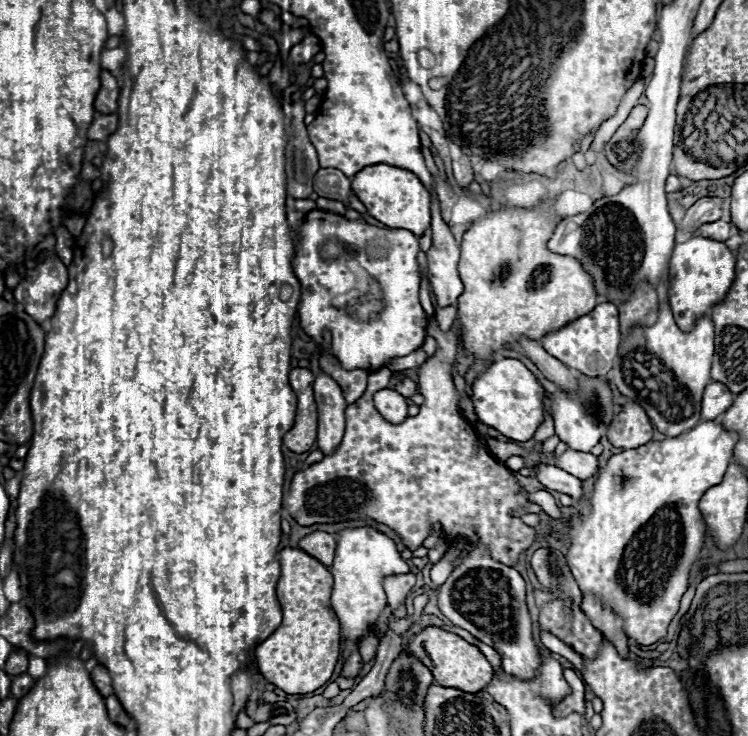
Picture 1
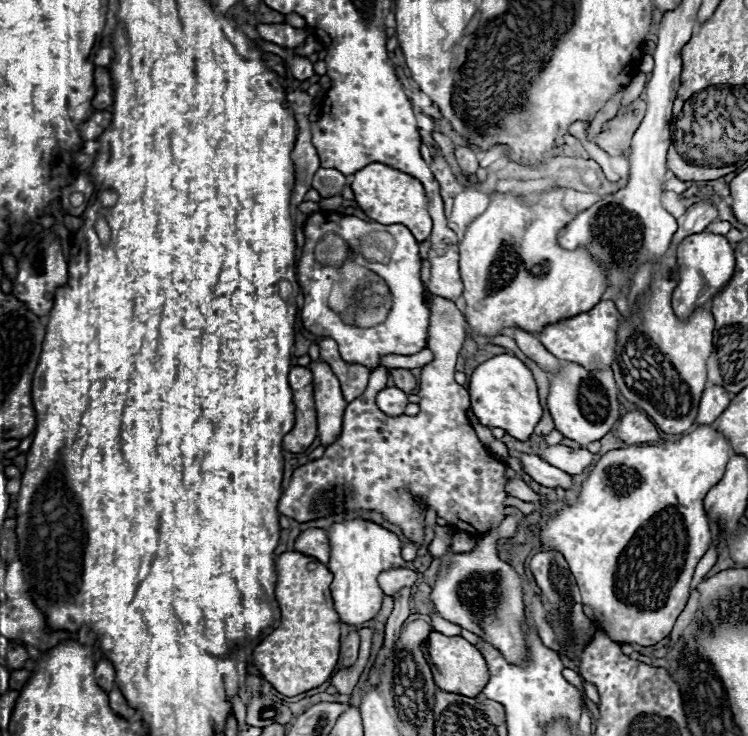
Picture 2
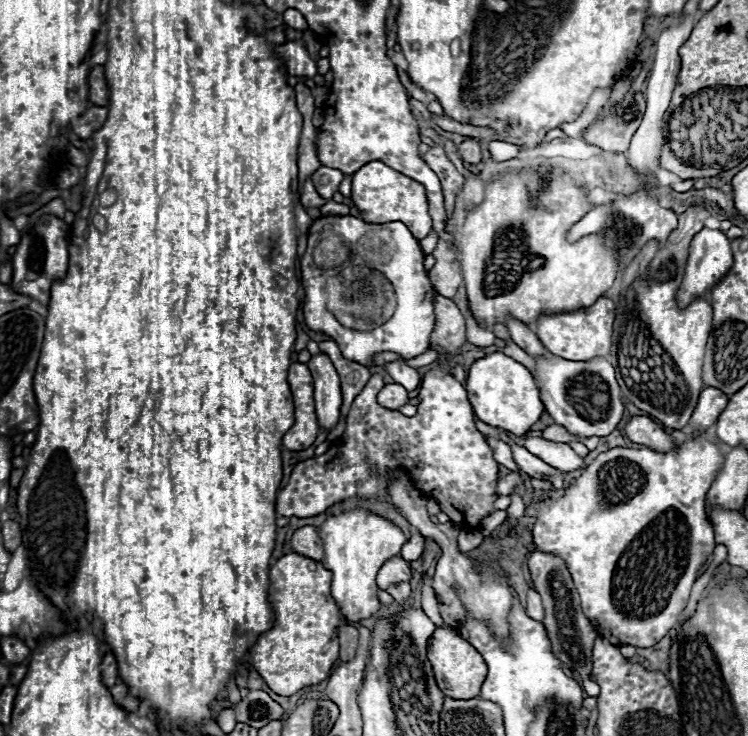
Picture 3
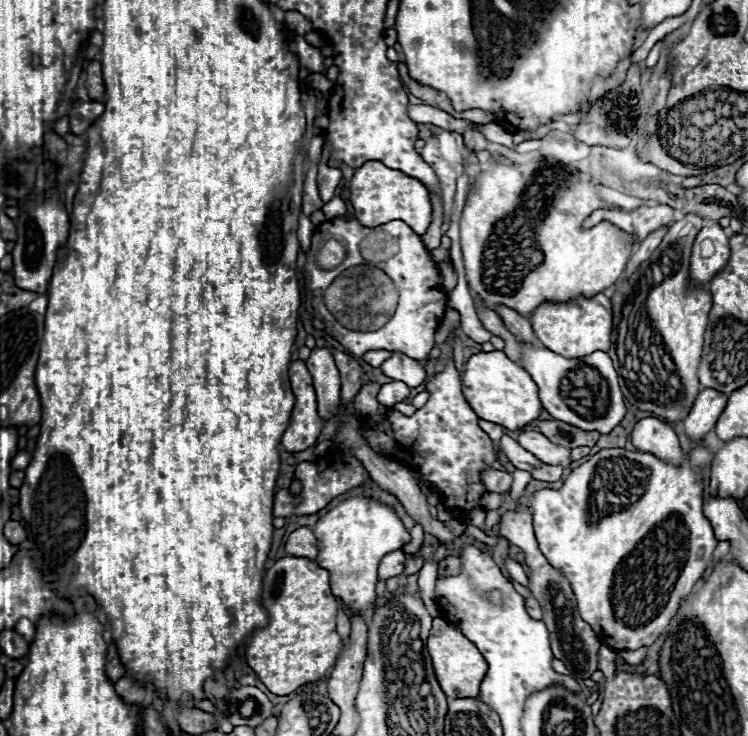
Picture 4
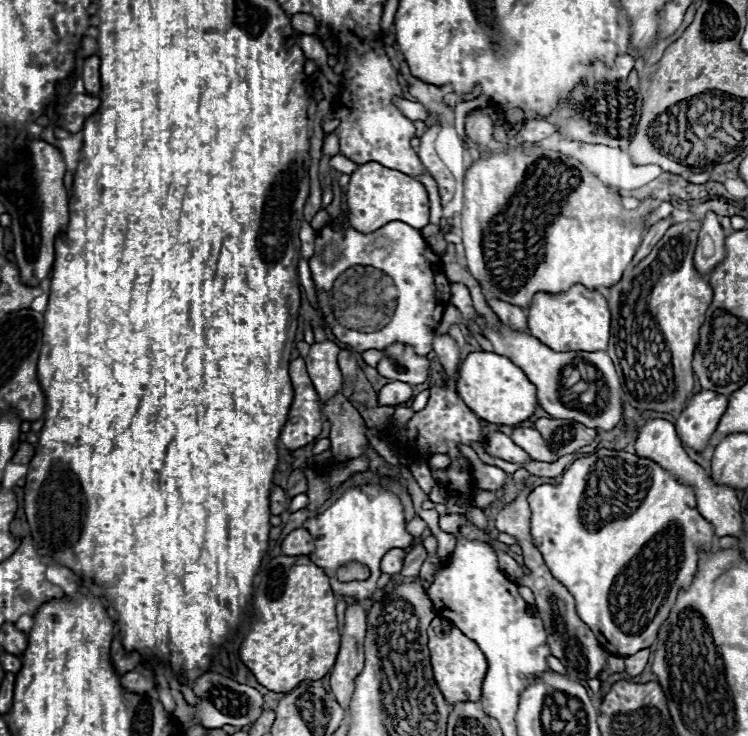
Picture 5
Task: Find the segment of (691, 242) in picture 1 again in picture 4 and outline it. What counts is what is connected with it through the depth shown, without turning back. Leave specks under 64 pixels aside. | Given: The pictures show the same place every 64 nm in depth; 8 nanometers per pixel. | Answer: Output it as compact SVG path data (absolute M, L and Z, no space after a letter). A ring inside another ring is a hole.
M712 224L704 226L696 236L692 248L692 262L690 262L690 278L694 284L708 284L710 278L726 266L726 258L730 258L728 236L722 226Z

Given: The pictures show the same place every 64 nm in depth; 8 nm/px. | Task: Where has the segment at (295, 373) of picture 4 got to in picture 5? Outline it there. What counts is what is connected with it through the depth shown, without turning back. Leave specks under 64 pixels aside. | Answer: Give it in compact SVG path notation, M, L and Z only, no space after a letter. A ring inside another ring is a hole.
M302 358L290 362L290 378L294 384L294 402L290 406L280 440L286 448L296 450L316 440L322 430L322 412L318 394L308 378Z

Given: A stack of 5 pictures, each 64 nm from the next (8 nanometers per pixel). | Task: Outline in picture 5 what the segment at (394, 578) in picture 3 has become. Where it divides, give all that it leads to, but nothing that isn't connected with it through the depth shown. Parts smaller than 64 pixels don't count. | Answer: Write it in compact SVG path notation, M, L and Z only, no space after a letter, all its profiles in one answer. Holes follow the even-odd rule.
M392 548L384 554L382 558L382 572L386 574L398 574L402 570L402 562L404 562L404 556L406 556L406 550L404 548Z

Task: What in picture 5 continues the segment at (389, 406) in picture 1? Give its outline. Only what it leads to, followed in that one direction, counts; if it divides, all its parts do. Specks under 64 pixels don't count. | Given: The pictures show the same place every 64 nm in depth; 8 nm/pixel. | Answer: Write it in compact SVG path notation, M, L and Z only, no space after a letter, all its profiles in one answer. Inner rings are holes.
M390 382L378 392L378 404L380 406L398 406L412 398L412 386L406 382Z

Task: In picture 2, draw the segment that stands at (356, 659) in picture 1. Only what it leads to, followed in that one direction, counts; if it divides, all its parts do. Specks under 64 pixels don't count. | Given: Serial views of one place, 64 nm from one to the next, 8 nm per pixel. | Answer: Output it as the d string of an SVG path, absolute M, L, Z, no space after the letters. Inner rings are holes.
M350 630L342 640L340 640L340 654L342 654L342 664L352 666L358 658L358 632Z

